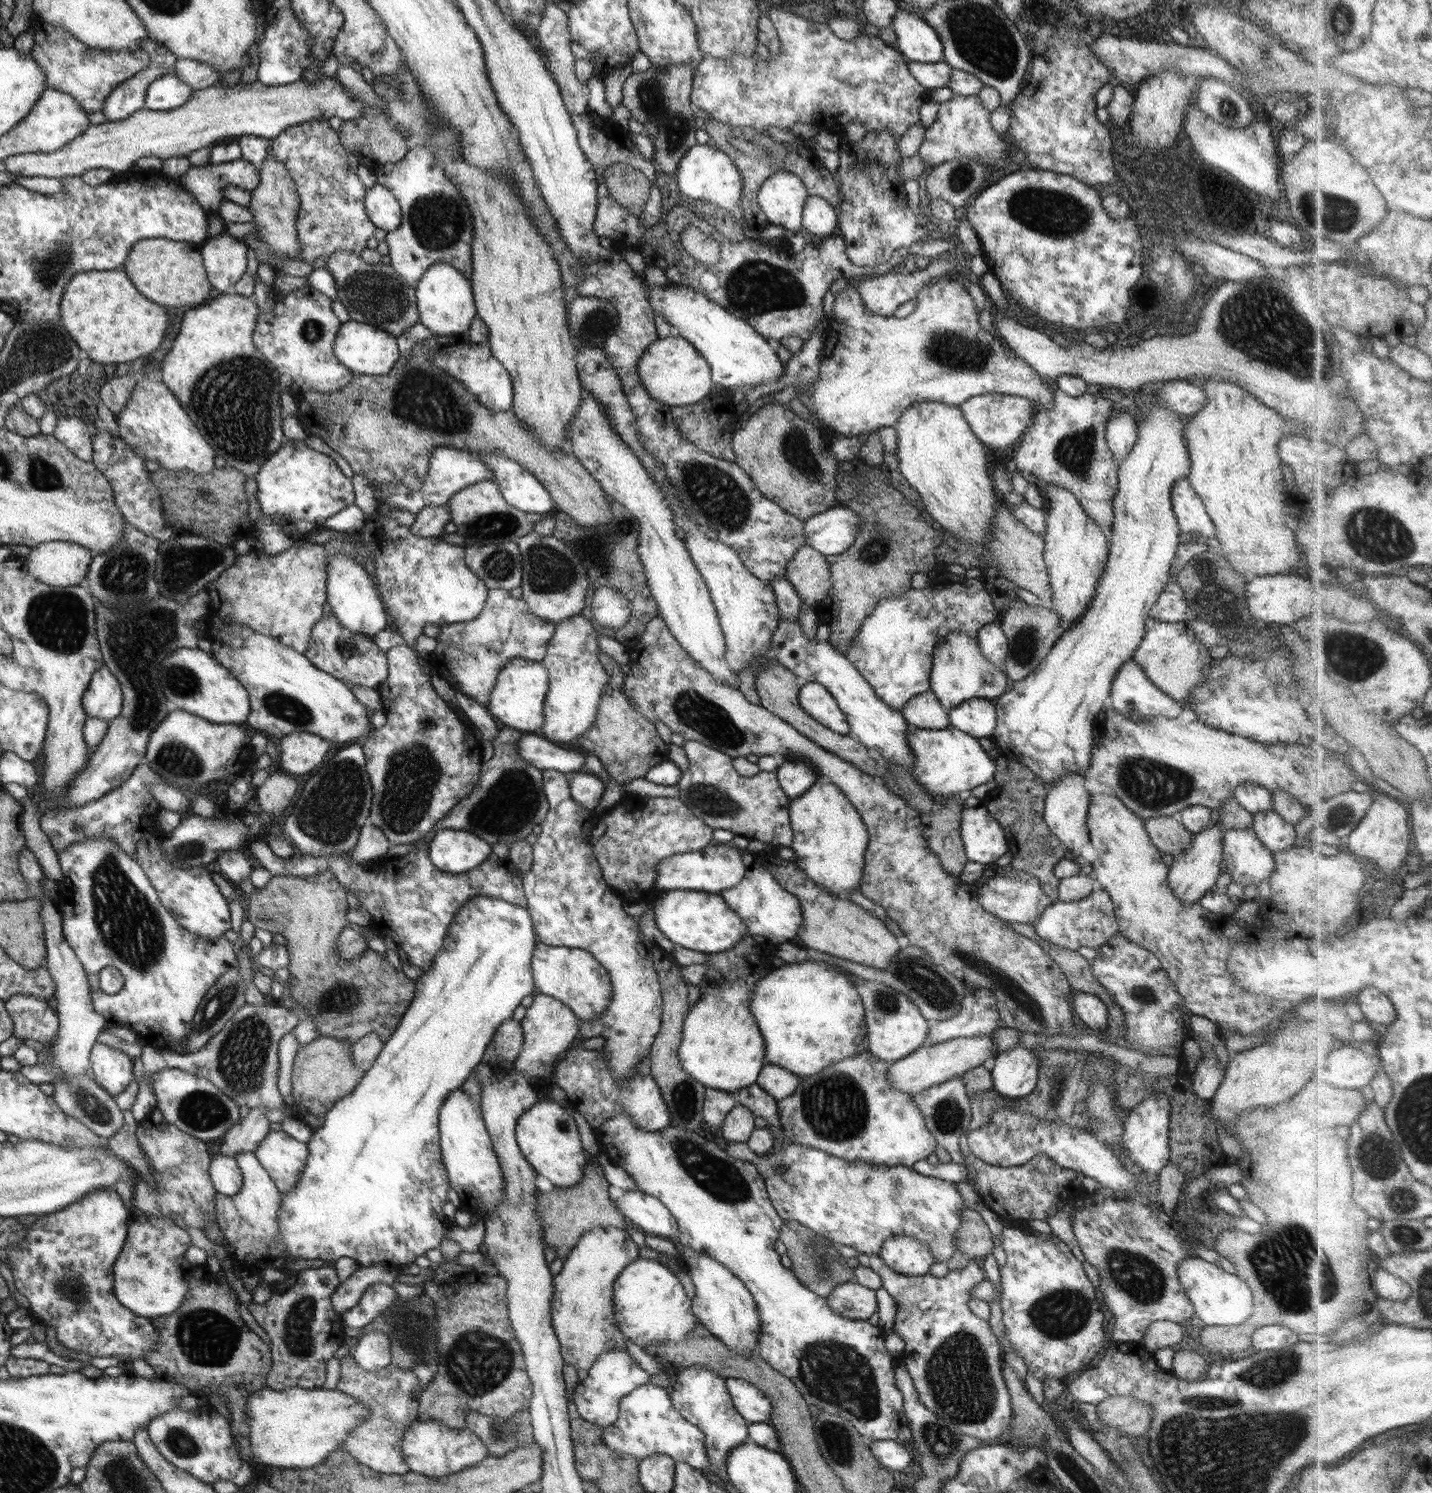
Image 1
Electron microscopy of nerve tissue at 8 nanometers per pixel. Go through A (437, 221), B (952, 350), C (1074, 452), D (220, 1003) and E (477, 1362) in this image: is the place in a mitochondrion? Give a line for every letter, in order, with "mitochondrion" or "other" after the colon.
A: mitochondrion
B: mitochondrion
C: mitochondrion
D: mitochondrion
E: mitochondrion

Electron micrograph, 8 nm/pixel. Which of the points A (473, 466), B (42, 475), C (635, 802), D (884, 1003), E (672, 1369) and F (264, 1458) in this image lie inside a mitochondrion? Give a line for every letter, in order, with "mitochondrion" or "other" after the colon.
A: other
B: mitochondrion
C: other
D: mitochondrion
E: other
F: other

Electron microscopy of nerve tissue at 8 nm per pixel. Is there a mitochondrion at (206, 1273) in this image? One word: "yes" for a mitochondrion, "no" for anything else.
no

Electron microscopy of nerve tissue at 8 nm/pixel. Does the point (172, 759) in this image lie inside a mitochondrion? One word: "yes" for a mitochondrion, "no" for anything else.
yes

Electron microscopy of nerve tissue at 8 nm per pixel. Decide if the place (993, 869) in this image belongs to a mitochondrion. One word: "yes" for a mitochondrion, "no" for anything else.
no

